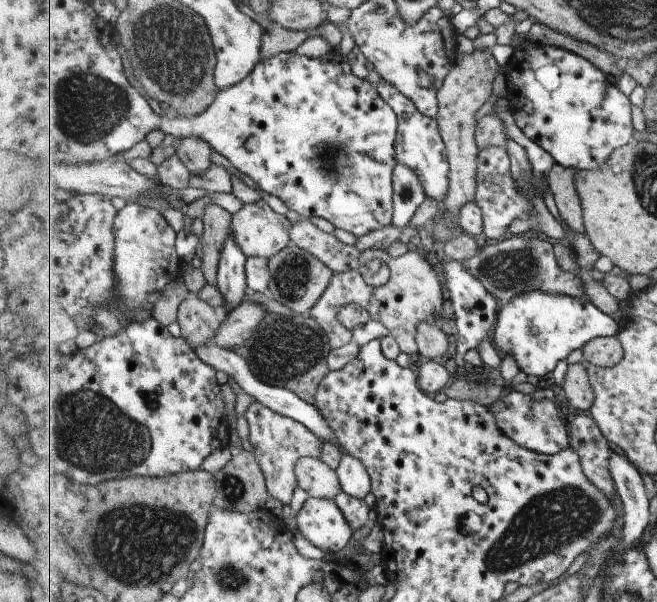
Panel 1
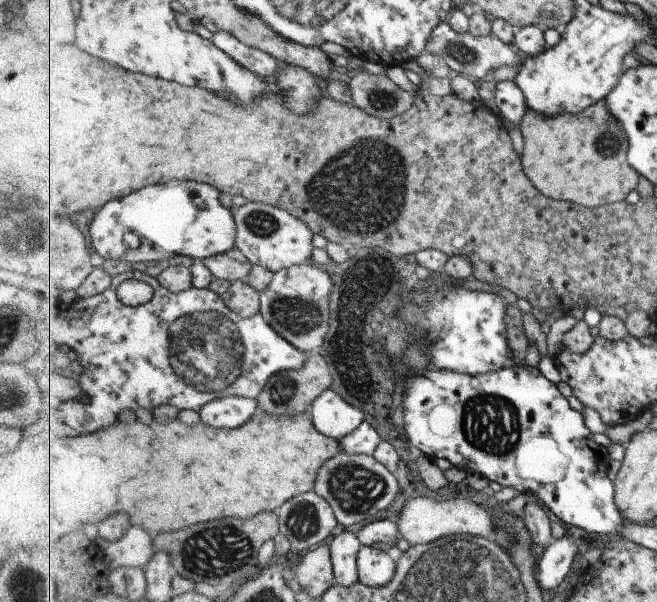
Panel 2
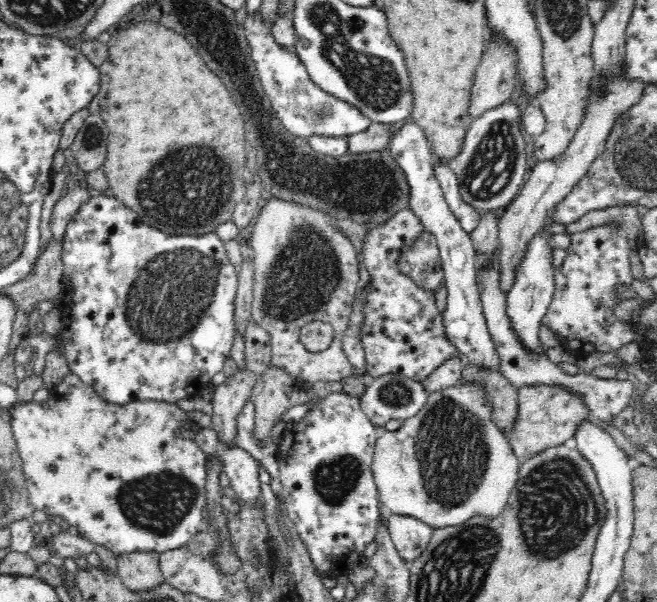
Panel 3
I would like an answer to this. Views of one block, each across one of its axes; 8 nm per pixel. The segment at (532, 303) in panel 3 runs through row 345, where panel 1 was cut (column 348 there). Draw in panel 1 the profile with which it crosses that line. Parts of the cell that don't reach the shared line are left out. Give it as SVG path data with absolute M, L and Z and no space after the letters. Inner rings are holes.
M309 496L295 517L300 534L325 553L345 550L353 538L354 527L336 499Z

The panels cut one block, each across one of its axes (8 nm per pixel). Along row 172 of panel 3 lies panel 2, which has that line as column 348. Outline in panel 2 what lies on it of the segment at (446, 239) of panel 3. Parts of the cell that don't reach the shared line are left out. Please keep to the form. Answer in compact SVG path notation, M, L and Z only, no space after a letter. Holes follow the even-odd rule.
M331 389L310 406L307 414L321 434L338 441L357 430L366 419L364 410L349 404L336 390Z

